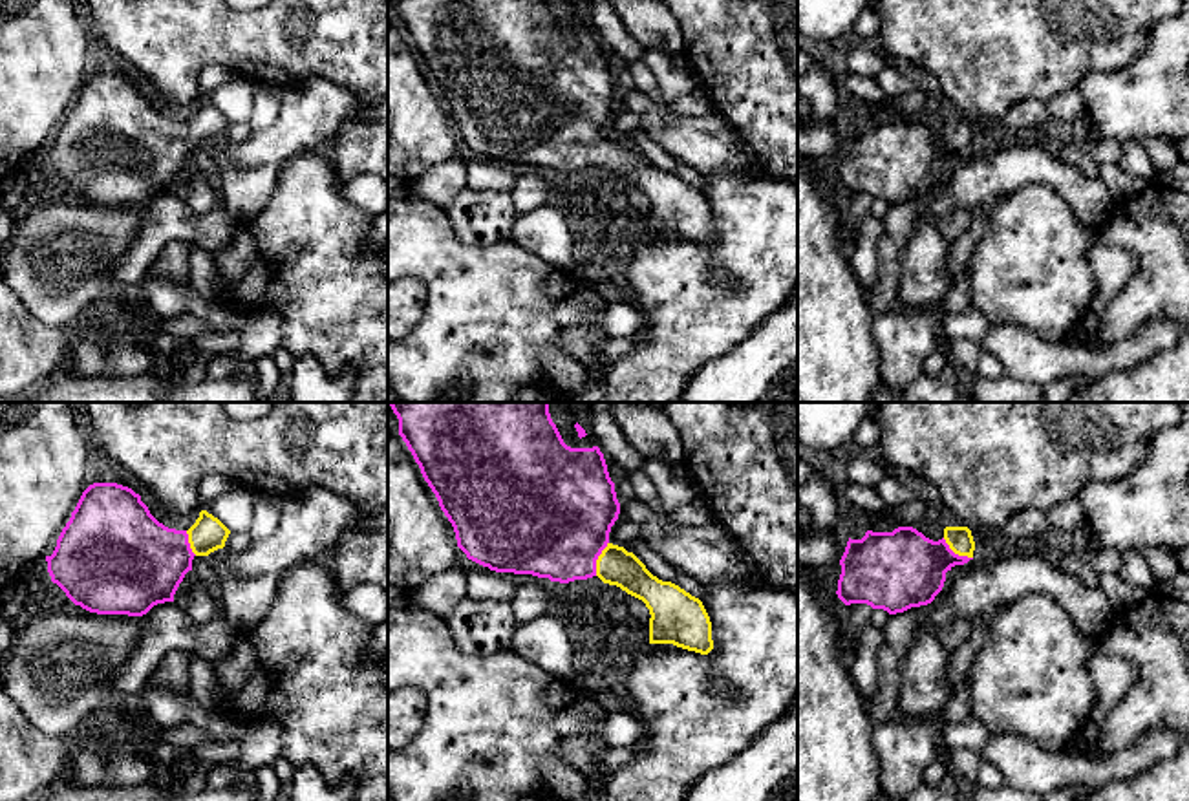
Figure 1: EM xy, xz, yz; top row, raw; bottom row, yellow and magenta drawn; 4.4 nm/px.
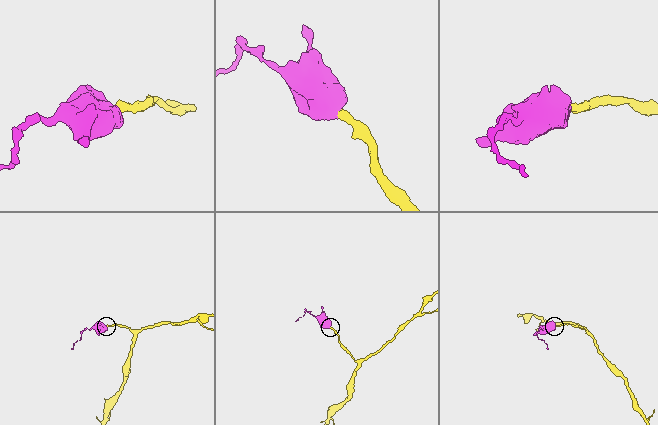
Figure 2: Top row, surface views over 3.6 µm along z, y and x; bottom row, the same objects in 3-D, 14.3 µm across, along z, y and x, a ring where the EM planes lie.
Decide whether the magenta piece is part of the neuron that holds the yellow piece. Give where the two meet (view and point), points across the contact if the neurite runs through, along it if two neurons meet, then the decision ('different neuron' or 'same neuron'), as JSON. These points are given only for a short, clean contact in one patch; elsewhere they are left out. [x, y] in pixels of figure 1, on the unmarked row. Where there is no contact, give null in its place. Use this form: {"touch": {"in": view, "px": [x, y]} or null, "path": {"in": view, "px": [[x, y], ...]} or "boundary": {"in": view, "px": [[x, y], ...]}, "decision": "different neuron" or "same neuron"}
{"touch": {"in": "xz", "px": [599, 149]}, "path": {"in": "xz", "px": [[615, 156], [599, 149], [586, 143], [555, 112]]}, "decision": "same neuron"}

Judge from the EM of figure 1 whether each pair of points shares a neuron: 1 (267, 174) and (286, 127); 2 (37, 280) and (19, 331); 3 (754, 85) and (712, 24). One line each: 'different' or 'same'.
1: different
2: different
3: same

